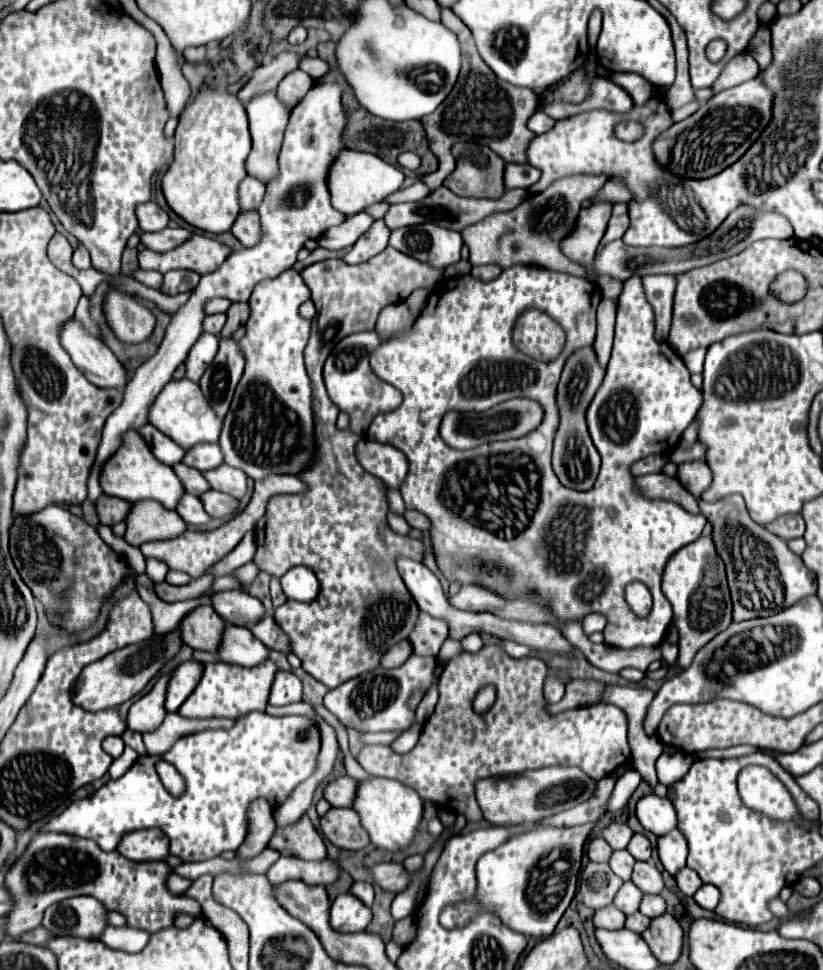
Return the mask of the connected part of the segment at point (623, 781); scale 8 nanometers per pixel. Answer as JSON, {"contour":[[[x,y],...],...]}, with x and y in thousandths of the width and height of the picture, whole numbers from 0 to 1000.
{"contour":[[[773,794],[758,796],[758,798],[751,802],[751,806],[748,806],[748,810],[746,810],[746,816],[744,816],[744,821],[741,821],[741,825],[739,825],[736,835],[731,837],[731,841],[756,835],[756,833],[761,831],[763,823],[768,821],[768,816],[773,814],[773,810],[778,808],[778,804],[780,804],[780,802],[778,802],[778,798],[773,798]]]}

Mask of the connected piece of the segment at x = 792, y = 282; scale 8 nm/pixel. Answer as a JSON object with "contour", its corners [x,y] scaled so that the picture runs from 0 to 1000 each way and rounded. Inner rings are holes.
{"contour":[[[967,280],[948,282],[948,287],[943,287],[943,291],[938,293],[938,301],[950,305],[955,311],[967,311],[977,307],[977,299],[979,299],[977,285]]]}

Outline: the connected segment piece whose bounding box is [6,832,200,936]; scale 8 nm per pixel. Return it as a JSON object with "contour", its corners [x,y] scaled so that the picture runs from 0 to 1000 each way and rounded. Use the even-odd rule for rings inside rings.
{"contour":[[[49,858],[36,868],[29,882],[7,901],[7,915],[19,926],[19,938],[15,938],[15,942],[10,942],[10,965],[41,959],[44,955],[49,955],[51,942],[61,932],[73,930],[78,926],[97,924],[97,922],[114,924],[131,938],[141,938],[141,940],[151,942],[156,948],[156,955],[180,959],[182,963],[211,955],[211,946],[216,942],[231,942],[236,946],[243,944],[243,932],[236,926],[214,924],[204,918],[202,907],[204,907],[207,899],[209,899],[209,895],[202,889],[163,889],[163,887],[146,882],[141,876],[126,878],[114,866],[107,866],[107,864],[97,864],[97,862],[78,860],[78,858]]]}

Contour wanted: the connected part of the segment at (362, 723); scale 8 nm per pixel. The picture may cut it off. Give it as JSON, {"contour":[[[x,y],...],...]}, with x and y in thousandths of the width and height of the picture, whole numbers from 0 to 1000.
{"contour":[[[501,674],[486,689],[474,689],[474,691],[457,689],[445,693],[442,697],[433,697],[418,703],[413,709],[401,711],[394,718],[394,728],[413,742],[413,746],[437,755],[496,753],[503,746],[503,734],[493,728],[493,722],[505,709],[525,707],[527,687],[530,687],[530,678],[515,678]]]}

